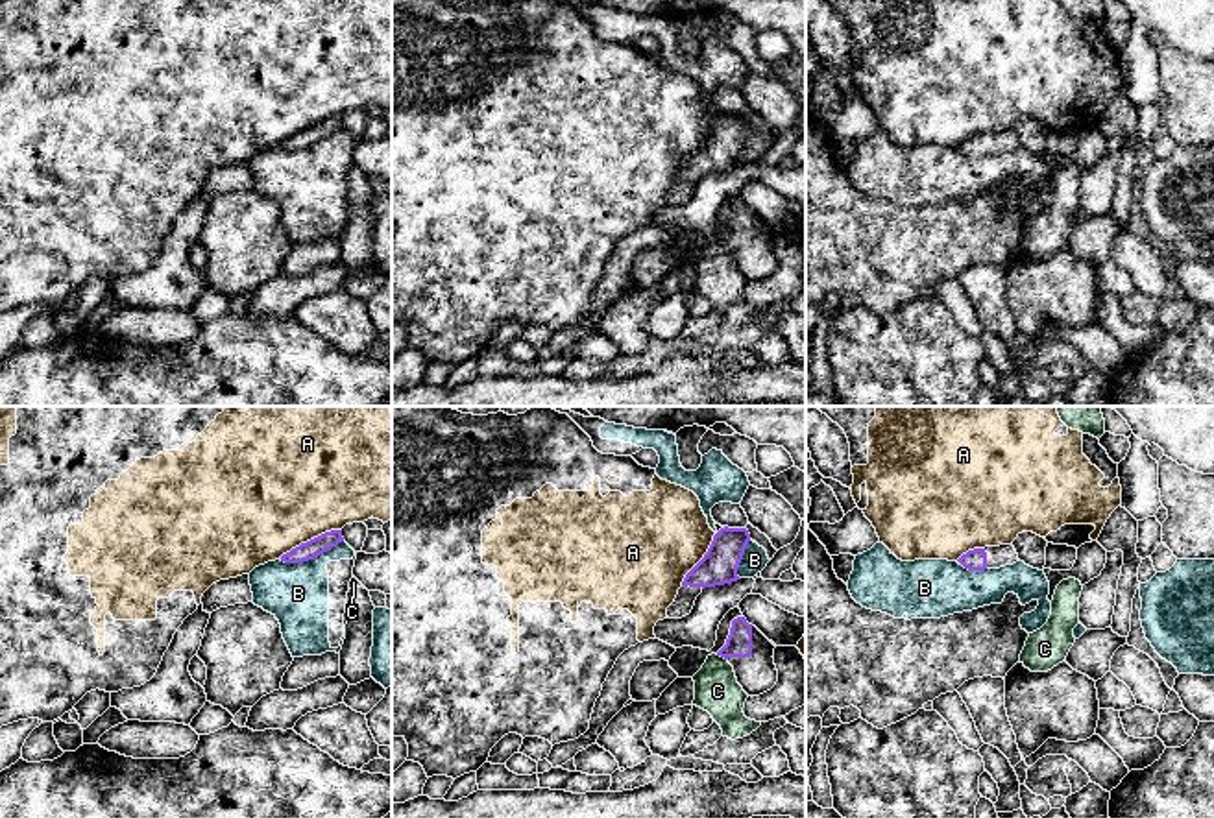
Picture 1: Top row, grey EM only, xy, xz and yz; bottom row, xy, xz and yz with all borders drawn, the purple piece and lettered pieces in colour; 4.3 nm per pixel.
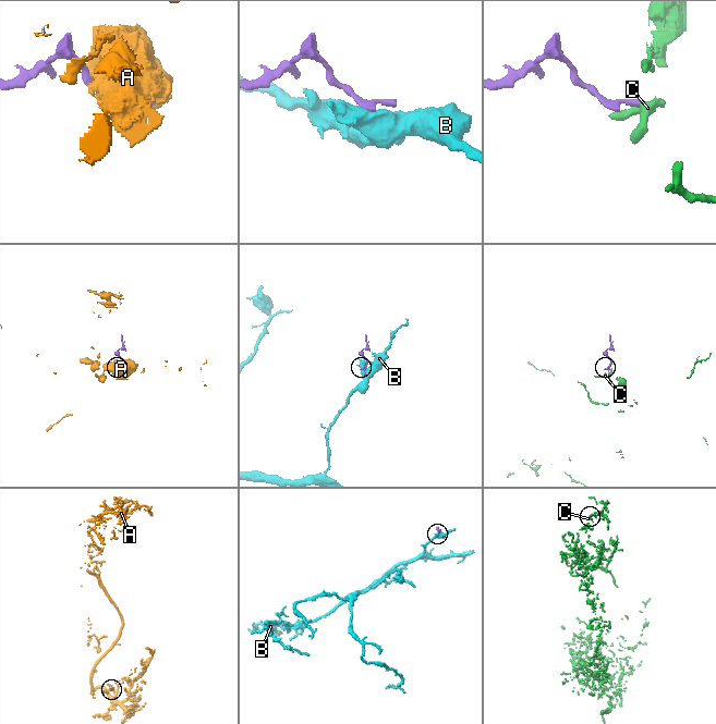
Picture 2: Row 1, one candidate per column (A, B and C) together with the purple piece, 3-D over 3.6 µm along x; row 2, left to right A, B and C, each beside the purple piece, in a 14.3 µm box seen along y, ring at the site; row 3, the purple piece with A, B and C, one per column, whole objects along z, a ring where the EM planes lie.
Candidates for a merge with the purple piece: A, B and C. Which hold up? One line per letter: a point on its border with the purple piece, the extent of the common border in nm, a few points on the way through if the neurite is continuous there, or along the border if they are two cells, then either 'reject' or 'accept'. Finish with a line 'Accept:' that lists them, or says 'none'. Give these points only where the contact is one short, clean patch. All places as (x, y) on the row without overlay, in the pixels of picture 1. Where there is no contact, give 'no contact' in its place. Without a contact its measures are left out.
A: contact xy (311, 126); length 300 nm; reject
B: contact xy (311, 144); length 300 nm; border xy (342, 126), (302, 148), (279, 146); reject
C: contact xz (721, 242); length 60 nm; border xz (716, 240), (727, 246); reject
Accept: none

